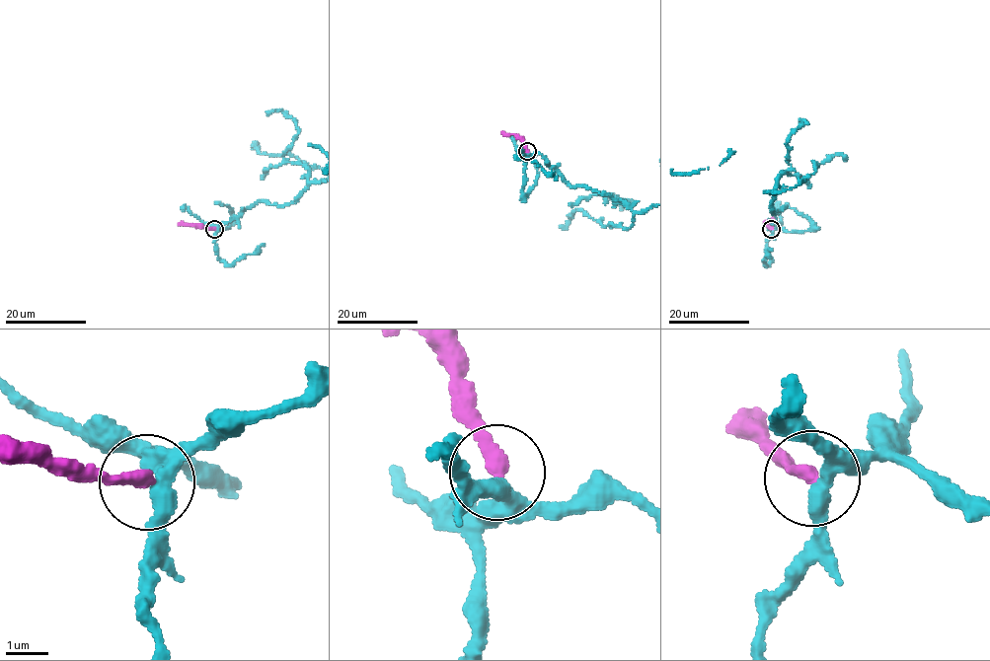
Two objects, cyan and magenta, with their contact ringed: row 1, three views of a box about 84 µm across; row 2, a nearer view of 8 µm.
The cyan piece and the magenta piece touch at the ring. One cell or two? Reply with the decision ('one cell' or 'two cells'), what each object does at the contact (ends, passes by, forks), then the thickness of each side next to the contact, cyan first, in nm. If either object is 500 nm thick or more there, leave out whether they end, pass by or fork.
two cells; cyan passes by; magenta ends; calibres 360 and 340 nm

